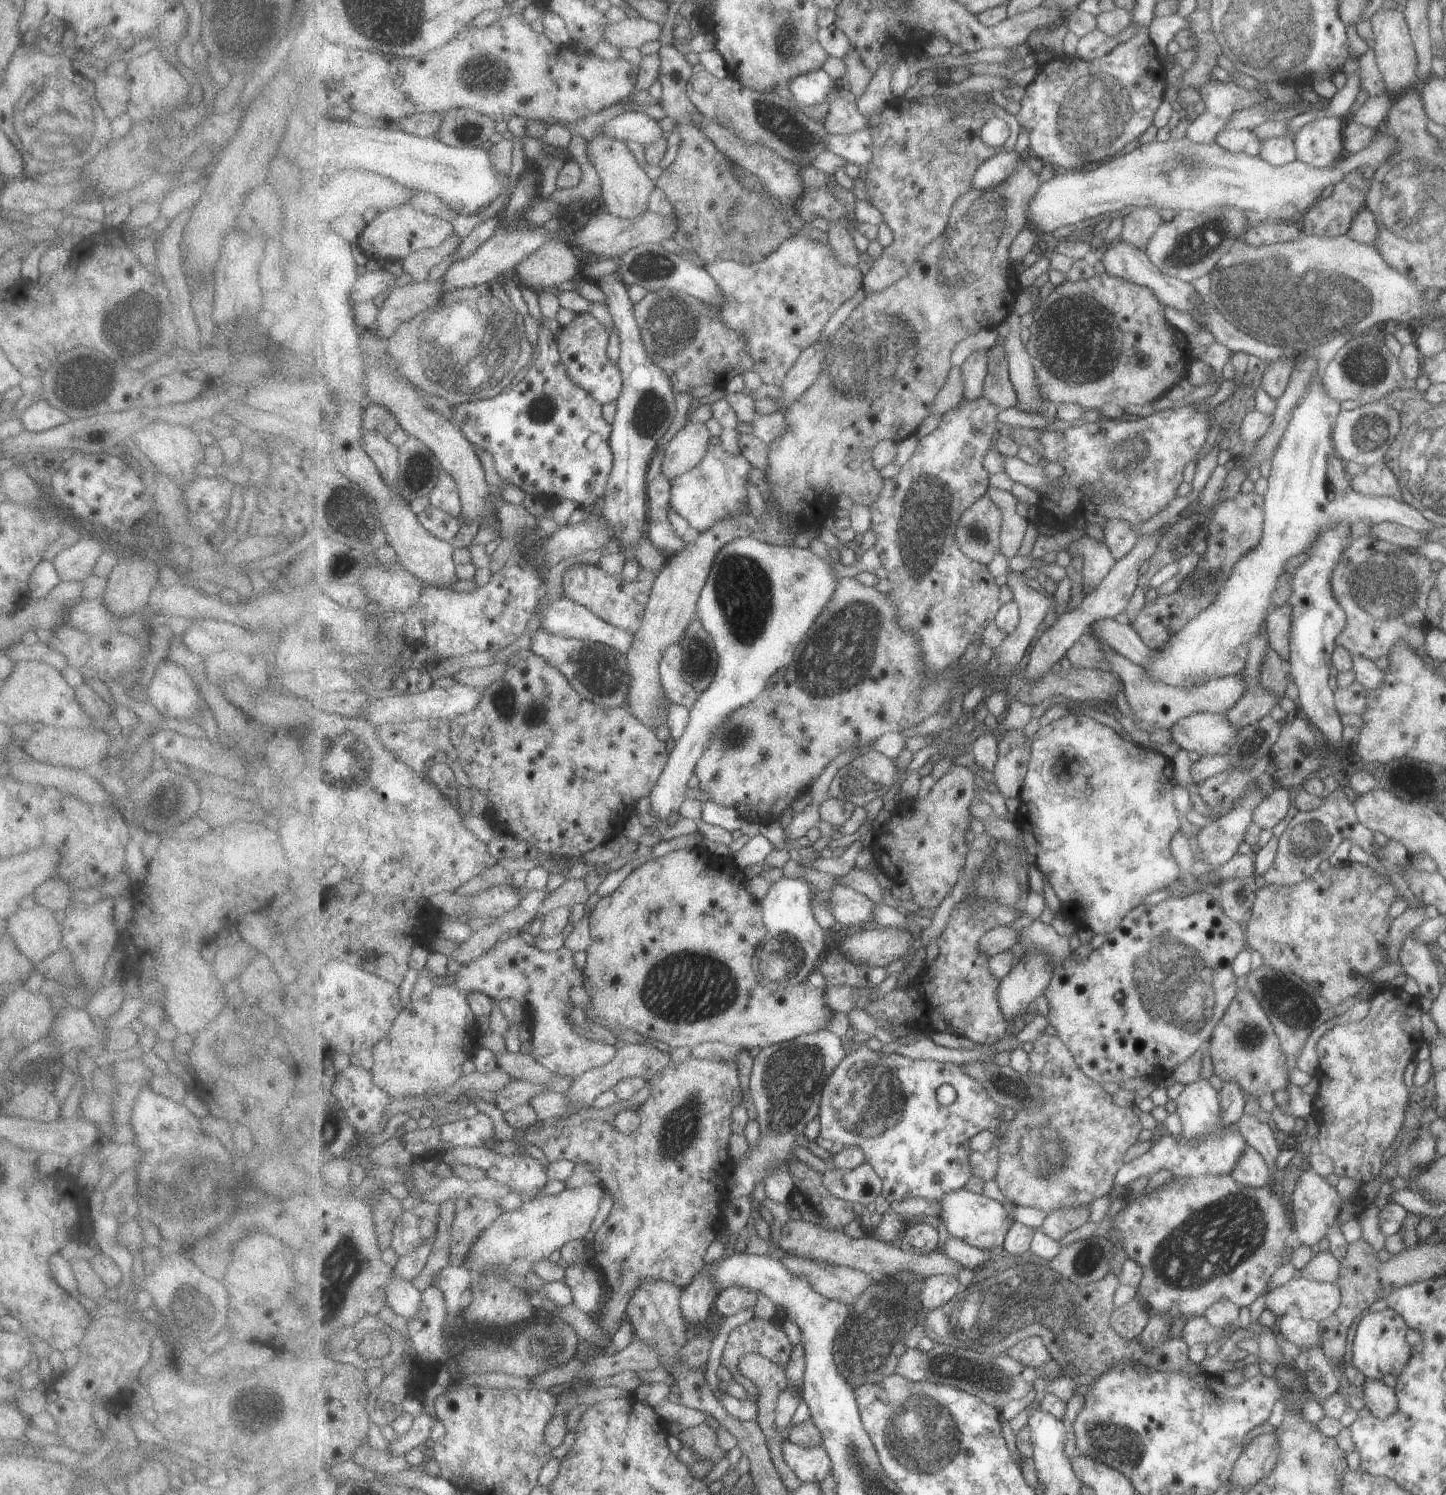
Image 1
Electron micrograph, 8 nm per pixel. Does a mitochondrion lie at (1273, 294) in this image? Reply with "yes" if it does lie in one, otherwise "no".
yes

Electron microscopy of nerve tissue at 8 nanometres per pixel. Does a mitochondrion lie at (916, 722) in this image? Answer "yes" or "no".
no

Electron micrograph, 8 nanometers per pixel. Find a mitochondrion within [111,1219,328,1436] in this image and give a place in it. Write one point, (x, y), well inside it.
(263, 1412)

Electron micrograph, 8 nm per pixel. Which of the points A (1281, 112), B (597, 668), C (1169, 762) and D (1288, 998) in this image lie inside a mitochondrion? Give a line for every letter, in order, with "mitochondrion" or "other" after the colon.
A: other
B: mitochondrion
C: other
D: mitochondrion

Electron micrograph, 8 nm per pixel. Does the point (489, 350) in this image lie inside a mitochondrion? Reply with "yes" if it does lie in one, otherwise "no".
yes

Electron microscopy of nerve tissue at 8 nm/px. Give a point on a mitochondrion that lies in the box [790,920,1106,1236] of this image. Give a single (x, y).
(868, 1102)

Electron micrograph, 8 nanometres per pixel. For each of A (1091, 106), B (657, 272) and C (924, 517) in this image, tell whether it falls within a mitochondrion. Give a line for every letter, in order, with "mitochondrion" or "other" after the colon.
A: mitochondrion
B: mitochondrion
C: mitochondrion

